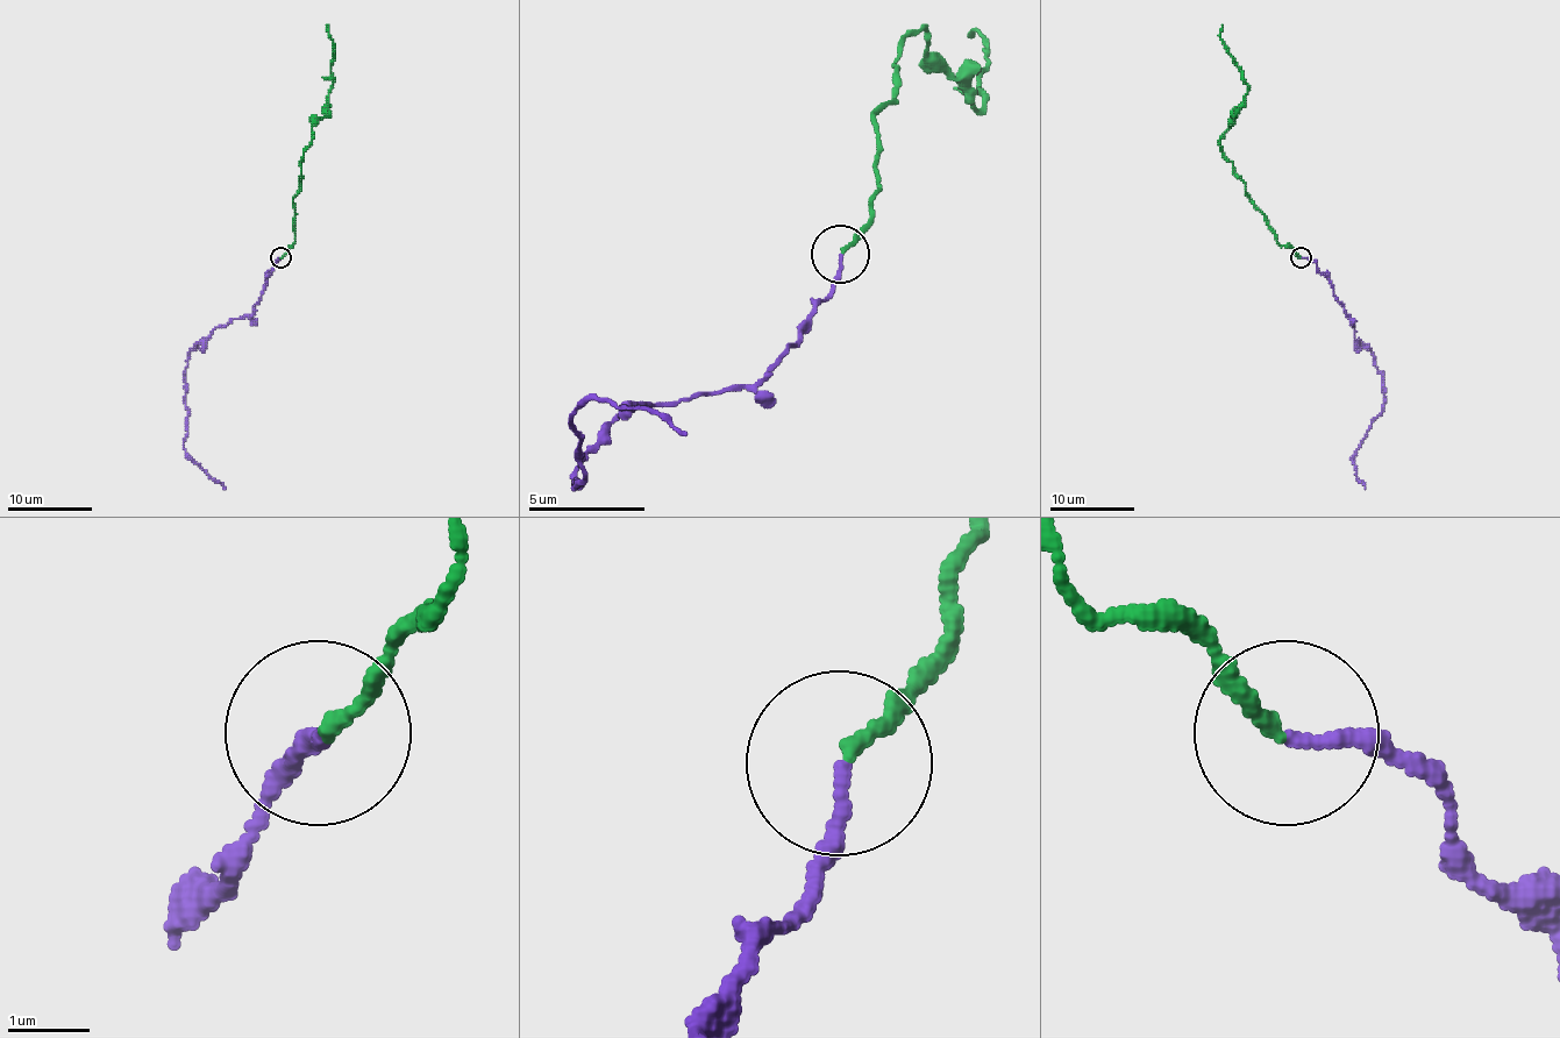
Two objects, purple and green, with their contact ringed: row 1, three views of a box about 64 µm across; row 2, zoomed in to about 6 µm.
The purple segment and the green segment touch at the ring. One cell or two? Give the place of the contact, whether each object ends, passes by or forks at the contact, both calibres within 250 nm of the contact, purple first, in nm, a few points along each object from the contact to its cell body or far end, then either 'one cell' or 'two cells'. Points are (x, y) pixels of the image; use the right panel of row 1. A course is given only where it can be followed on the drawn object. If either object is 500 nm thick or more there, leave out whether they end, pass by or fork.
(1301, 257) | purple ends | green ends | 160/180 nm | purple via (1300, 257), (1310, 257), (1317, 264), (1348, 314), (1354, 338), (1373, 354), (1386, 400), (1352, 463), (1365, 489) | green via (1300, 257), (1276, 241), (1220, 144), (1247, 85), (1220, 37), (1222, 25) | one cell

